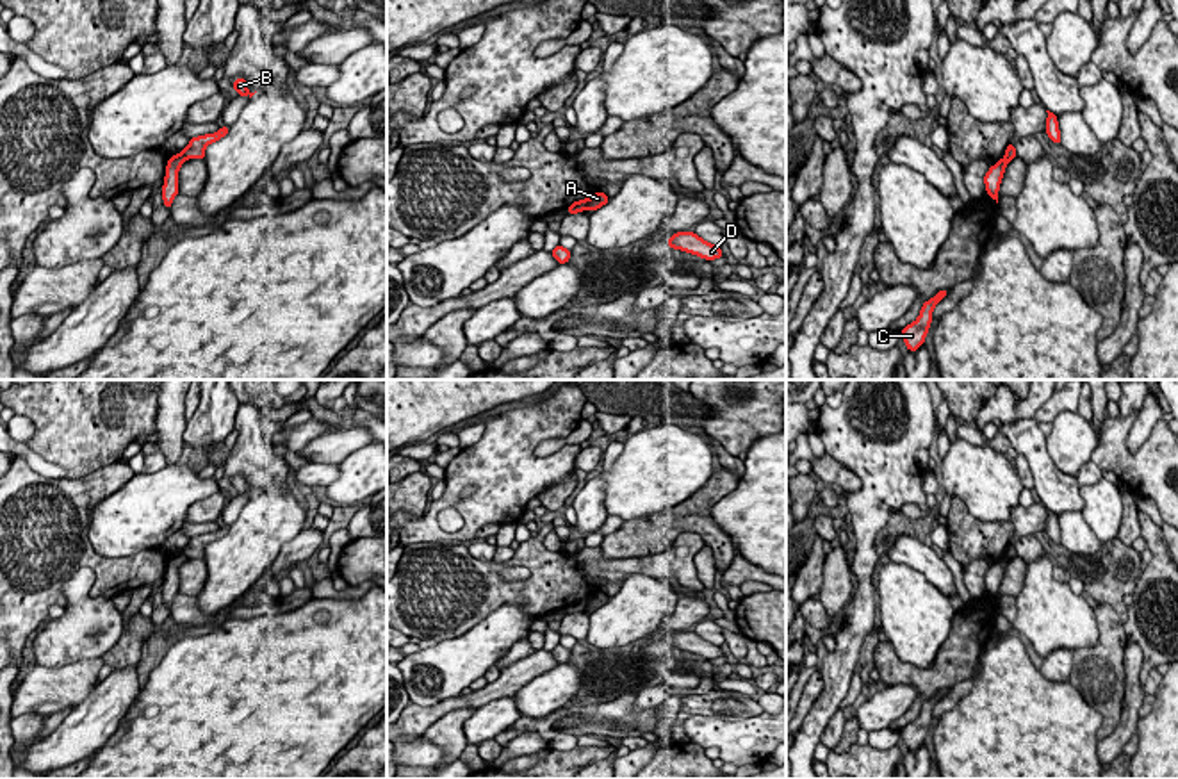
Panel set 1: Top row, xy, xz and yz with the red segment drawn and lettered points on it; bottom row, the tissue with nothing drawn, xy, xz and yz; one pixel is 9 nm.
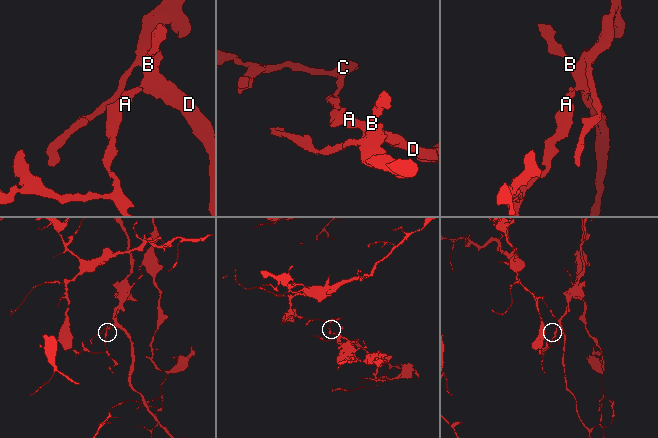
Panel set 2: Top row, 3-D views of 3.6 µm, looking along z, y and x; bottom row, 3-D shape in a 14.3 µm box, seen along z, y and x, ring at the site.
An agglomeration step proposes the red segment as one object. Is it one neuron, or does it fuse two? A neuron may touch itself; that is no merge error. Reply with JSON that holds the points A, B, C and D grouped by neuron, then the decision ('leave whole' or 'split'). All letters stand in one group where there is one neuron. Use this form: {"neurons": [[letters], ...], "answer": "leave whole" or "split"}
{"neurons": [["A", "B", "D"], ["C"]], "answer": "split"}

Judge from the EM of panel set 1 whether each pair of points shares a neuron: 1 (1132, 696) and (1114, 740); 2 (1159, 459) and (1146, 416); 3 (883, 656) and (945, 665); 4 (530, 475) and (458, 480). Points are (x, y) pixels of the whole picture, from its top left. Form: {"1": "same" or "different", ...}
{"1": "same", "2": "different", "3": "same", "4": "same"}

